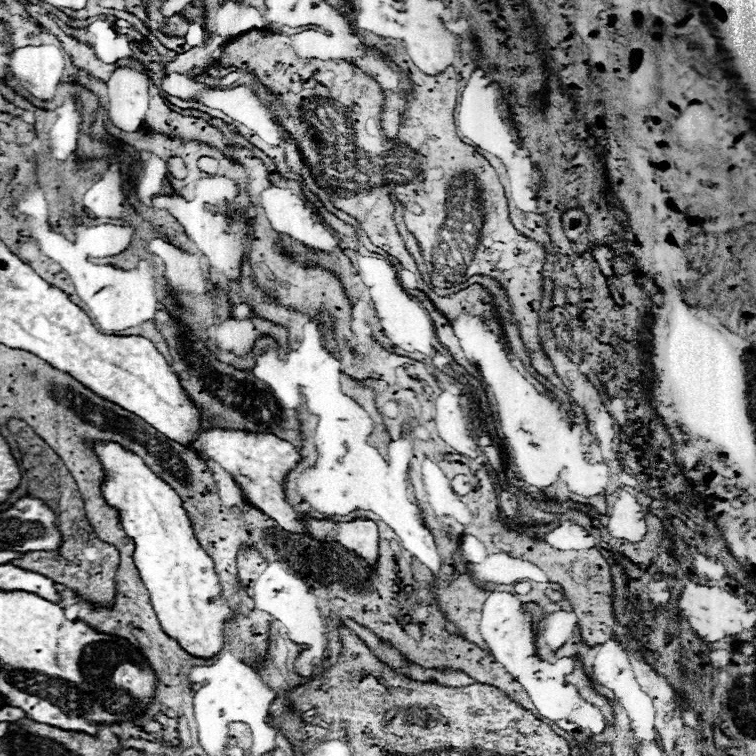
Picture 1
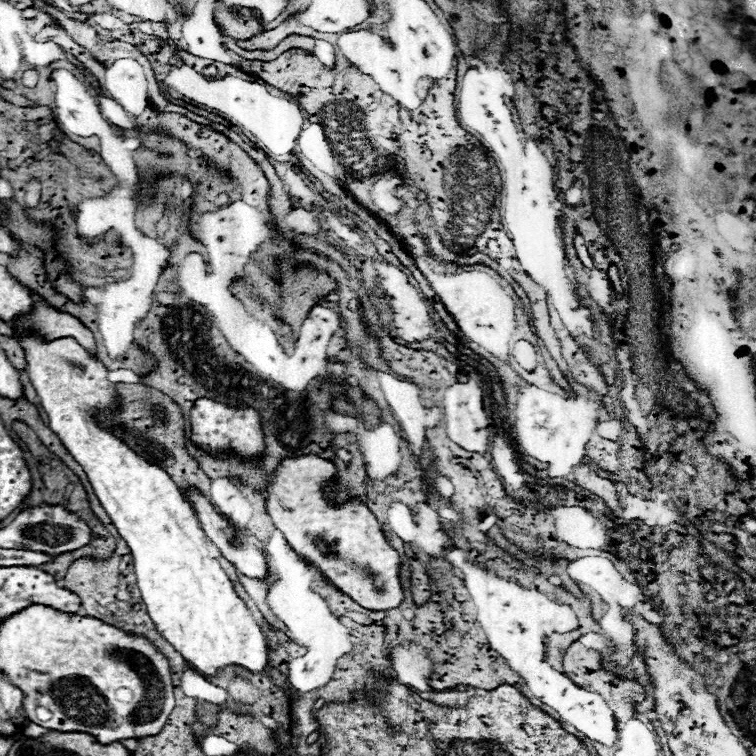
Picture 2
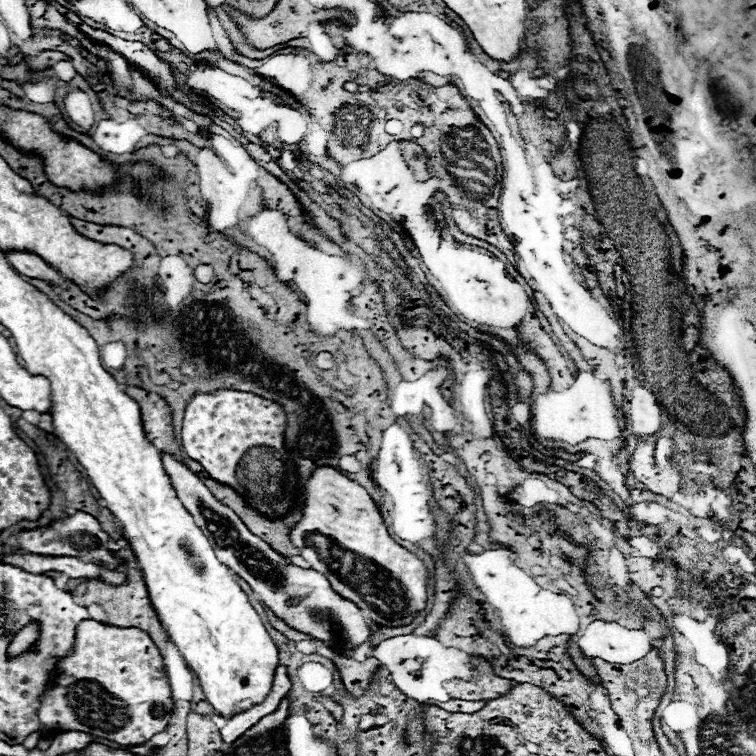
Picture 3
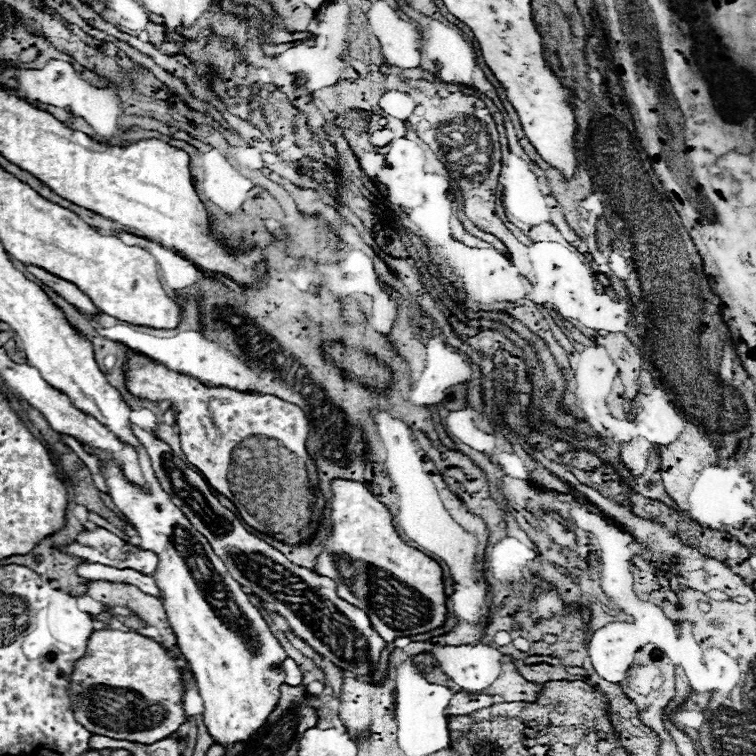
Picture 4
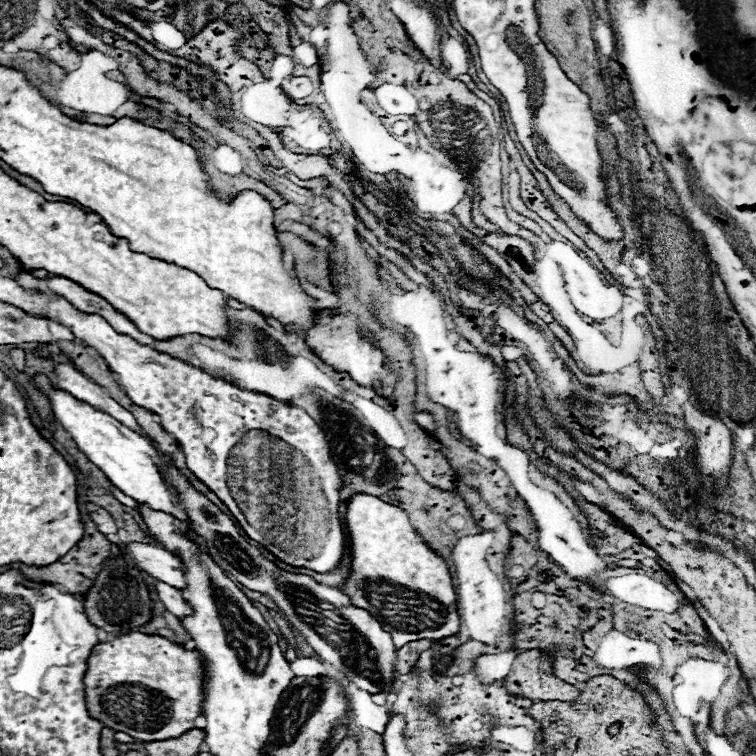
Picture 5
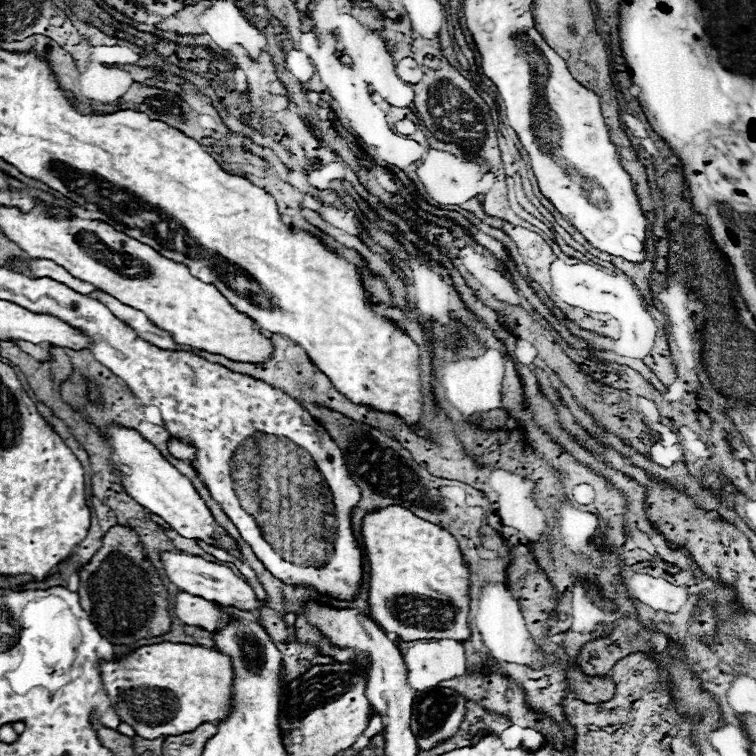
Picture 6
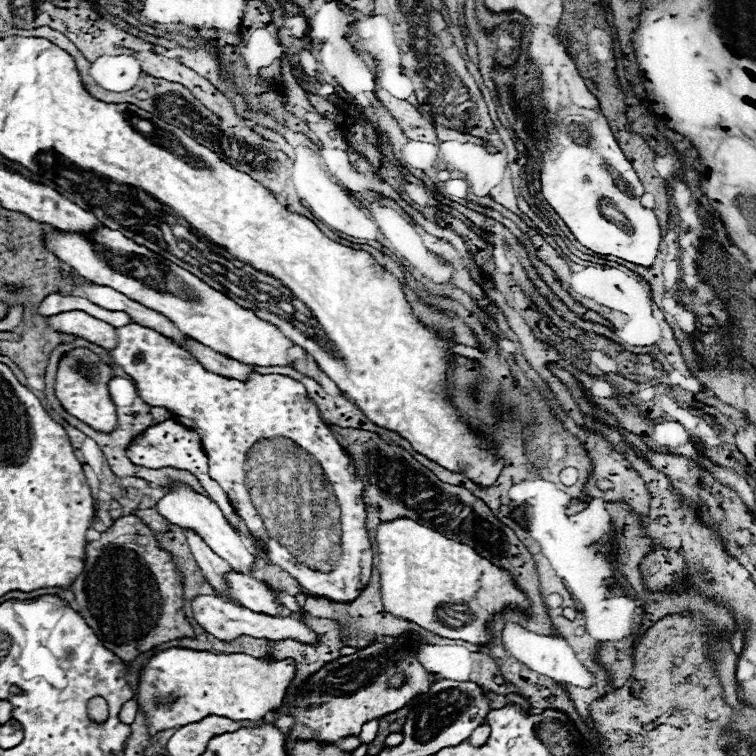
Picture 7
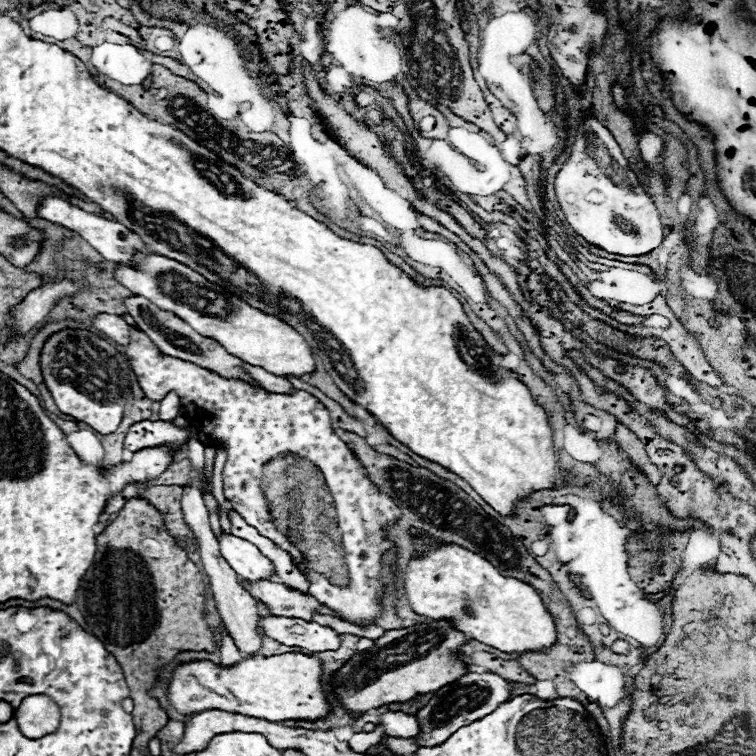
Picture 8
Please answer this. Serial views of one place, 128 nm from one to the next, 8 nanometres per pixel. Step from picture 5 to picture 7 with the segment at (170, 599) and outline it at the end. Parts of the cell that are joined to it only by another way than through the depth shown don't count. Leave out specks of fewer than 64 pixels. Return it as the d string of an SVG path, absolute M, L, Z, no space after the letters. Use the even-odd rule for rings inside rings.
M194 596L190 600L190 610L192 610L192 618L212 636L216 636L218 640L234 640L242 634L246 636L252 636L252 638L270 638L270 640L284 640L284 638L294 638L294 640L300 640L300 642L316 642L318 636L308 628L304 626L302 622L298 620L292 620L292 618L272 618L268 614L262 614L262 612L252 612L244 606L236 606L232 602L226 602L218 596Z

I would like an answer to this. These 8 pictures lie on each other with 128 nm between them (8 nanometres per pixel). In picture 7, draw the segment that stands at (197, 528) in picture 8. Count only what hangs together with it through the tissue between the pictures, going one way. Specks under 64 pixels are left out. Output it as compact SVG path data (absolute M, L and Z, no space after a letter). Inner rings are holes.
M186 532L186 538L188 538L188 544L190 544L190 550L206 578L206 582L218 592L224 596L226 588L224 588L224 580L222 580L222 574L224 572L230 572L230 564L224 562L220 556L216 556L208 544L204 544L204 540L200 540L200 536L196 536L194 532Z

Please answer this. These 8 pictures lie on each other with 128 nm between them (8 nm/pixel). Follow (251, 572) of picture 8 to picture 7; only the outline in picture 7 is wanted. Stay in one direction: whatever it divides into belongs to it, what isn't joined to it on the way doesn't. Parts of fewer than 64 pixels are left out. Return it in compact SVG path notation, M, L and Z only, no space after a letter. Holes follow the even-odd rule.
M176 484L172 488L164 488L166 494L156 502L156 510L160 516L164 516L168 522L184 528L184 530L194 530L220 558L224 558L236 572L250 572L252 562L254 562L254 550L250 542L240 536L224 518L222 510L218 504L198 492L194 492L188 484Z

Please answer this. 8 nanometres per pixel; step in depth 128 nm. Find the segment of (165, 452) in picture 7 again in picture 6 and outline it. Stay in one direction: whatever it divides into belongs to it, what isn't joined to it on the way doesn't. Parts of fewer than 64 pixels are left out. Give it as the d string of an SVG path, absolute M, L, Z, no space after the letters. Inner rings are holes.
M170 438L170 442L168 442L168 450L170 450L170 452L172 452L172 456L176 456L178 460L188 460L188 462L192 462L192 460L196 458L194 448L192 448L192 446L188 446L188 444L178 442L176 438Z

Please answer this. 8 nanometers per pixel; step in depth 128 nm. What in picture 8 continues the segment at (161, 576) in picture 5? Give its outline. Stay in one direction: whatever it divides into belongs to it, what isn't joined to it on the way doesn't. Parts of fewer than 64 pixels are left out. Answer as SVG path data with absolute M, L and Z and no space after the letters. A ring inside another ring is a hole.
M244 580L244 588L252 598L264 602L274 616L304 616L304 620L310 620L320 606L312 596L290 590L284 584L272 584L268 580Z

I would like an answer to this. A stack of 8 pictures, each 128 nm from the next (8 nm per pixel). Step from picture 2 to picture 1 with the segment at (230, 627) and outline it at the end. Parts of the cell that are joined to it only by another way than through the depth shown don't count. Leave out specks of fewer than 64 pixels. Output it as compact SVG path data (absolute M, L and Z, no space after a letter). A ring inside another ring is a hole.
M96 444L96 454L110 472L102 488L104 498L120 508L122 526L136 544L136 568L150 592L162 628L194 656L210 658L218 654L224 646L224 622L232 616L232 610L220 594L214 562L200 548L180 498L136 454L120 448L120 444Z

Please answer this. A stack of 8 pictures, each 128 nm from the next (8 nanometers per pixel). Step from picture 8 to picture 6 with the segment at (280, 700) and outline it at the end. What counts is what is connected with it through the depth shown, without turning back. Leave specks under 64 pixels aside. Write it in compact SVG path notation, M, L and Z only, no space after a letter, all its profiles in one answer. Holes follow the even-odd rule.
M158 642L140 646L126 656L112 658L100 664L100 676L104 690L120 718L134 728L136 736L140 738L166 738L166 736L180 736L184 732L192 732L204 722L224 720L230 708L230 688L232 688L232 662L228 656L192 644L174 644L174 642Z

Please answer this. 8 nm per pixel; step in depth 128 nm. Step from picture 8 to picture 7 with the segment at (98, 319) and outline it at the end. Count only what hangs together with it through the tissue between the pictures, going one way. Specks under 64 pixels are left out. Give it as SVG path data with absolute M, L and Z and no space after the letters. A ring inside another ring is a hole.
M70 310L70 312L54 314L54 316L50 316L48 326L56 332L84 338L90 344L102 346L106 350L116 346L116 328L98 320L98 318L92 318L90 314L86 314L82 310Z

